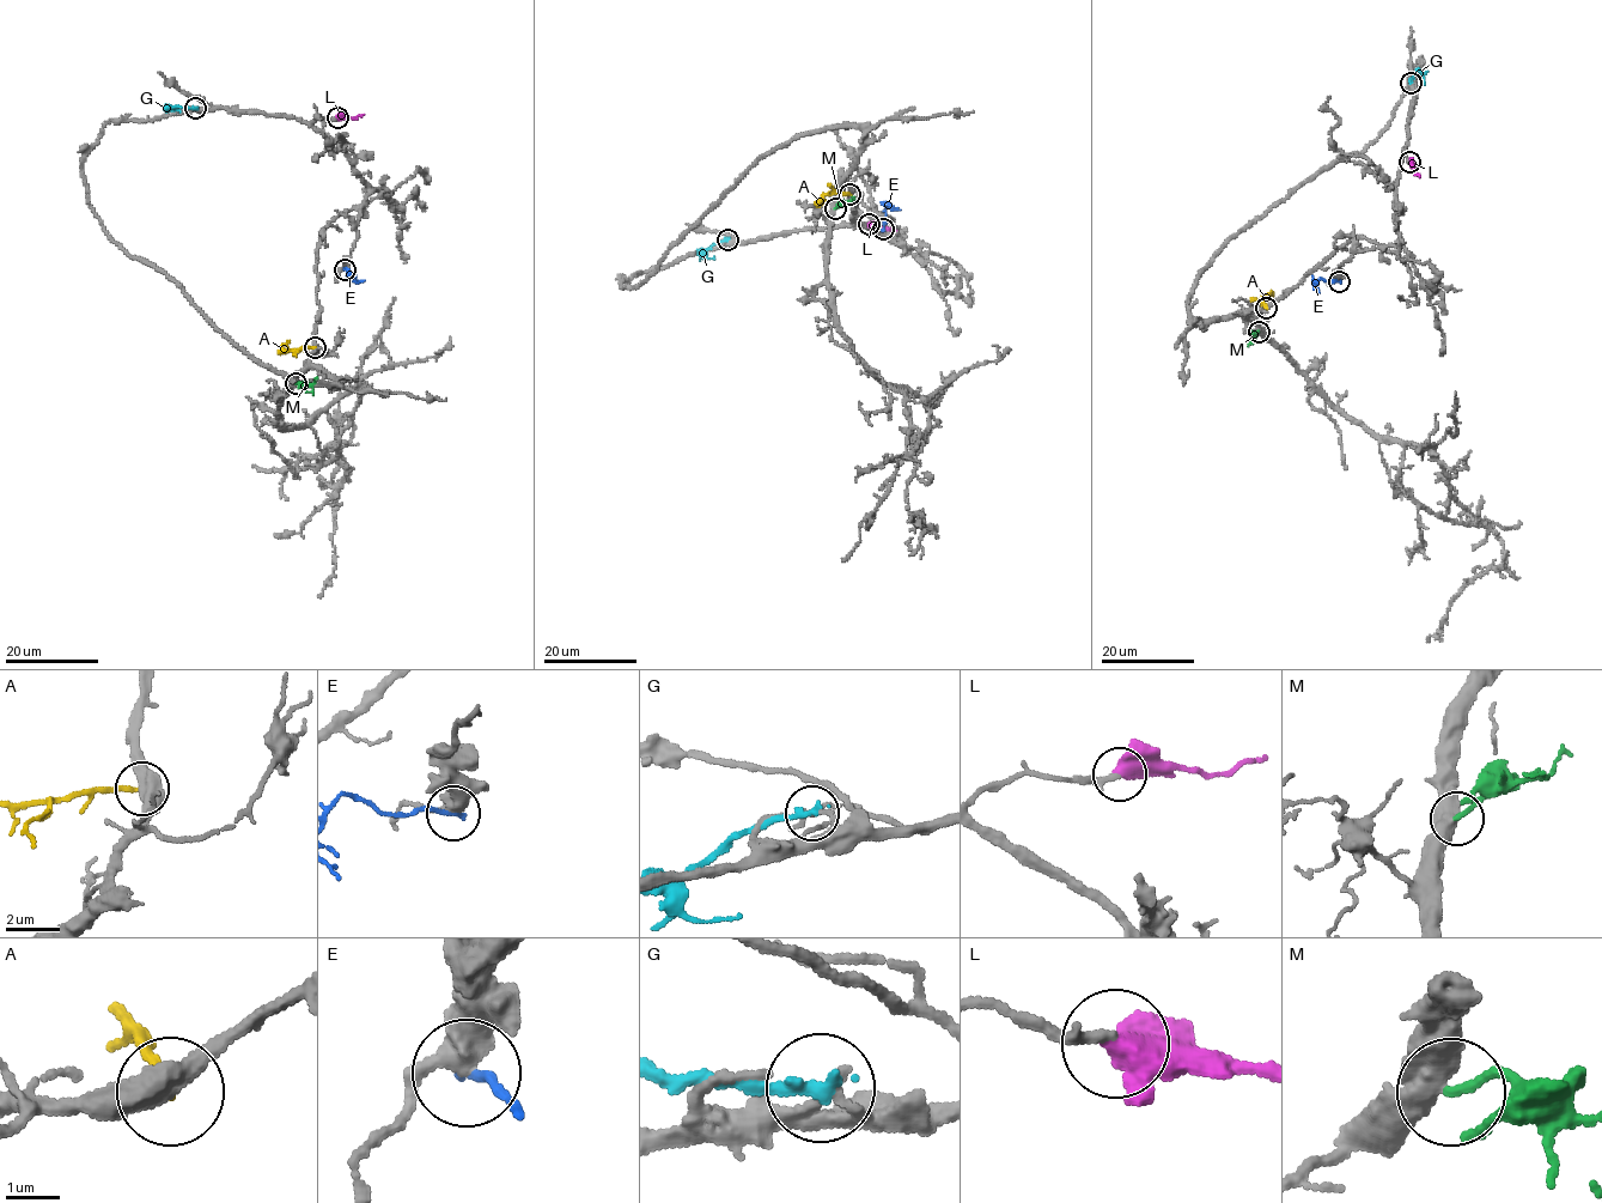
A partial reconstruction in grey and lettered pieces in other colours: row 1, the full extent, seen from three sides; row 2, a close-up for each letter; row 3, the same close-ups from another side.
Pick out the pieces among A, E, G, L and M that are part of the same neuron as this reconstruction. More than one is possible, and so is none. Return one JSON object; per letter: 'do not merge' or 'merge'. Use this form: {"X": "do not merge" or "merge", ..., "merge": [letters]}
{"A": "do not merge", "E": "do not merge", "G": "do not merge", "L": "merge", "M": "merge", "merge": ["L", "M"]}

